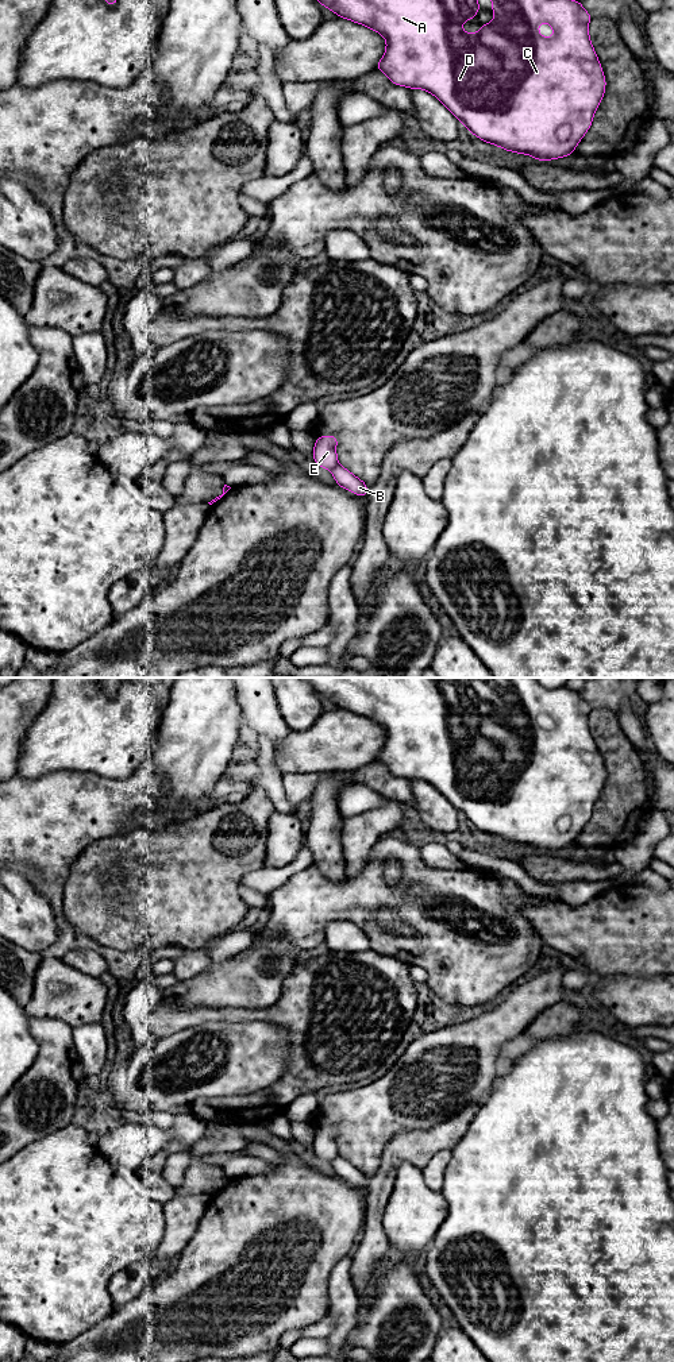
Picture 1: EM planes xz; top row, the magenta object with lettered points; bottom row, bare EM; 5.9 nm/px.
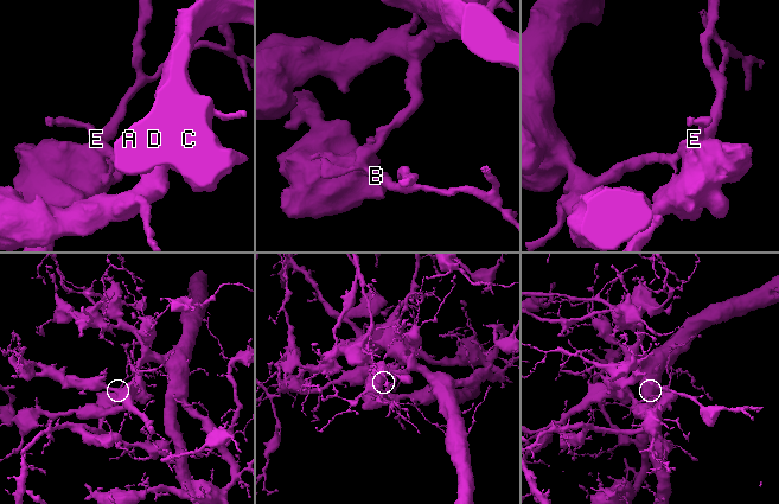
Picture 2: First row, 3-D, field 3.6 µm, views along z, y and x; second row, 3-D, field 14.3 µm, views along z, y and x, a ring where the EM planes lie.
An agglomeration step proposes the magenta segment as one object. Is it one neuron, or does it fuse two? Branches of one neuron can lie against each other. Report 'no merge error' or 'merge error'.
merge error

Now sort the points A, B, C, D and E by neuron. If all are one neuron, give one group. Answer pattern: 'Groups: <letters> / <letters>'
Groups: A C D E / B

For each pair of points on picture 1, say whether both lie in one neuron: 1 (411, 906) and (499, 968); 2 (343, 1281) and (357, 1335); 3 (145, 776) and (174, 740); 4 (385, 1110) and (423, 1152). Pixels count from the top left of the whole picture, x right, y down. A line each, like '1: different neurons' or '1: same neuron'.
1: same neuron
2: different neurons
3: different neurons
4: different neurons

